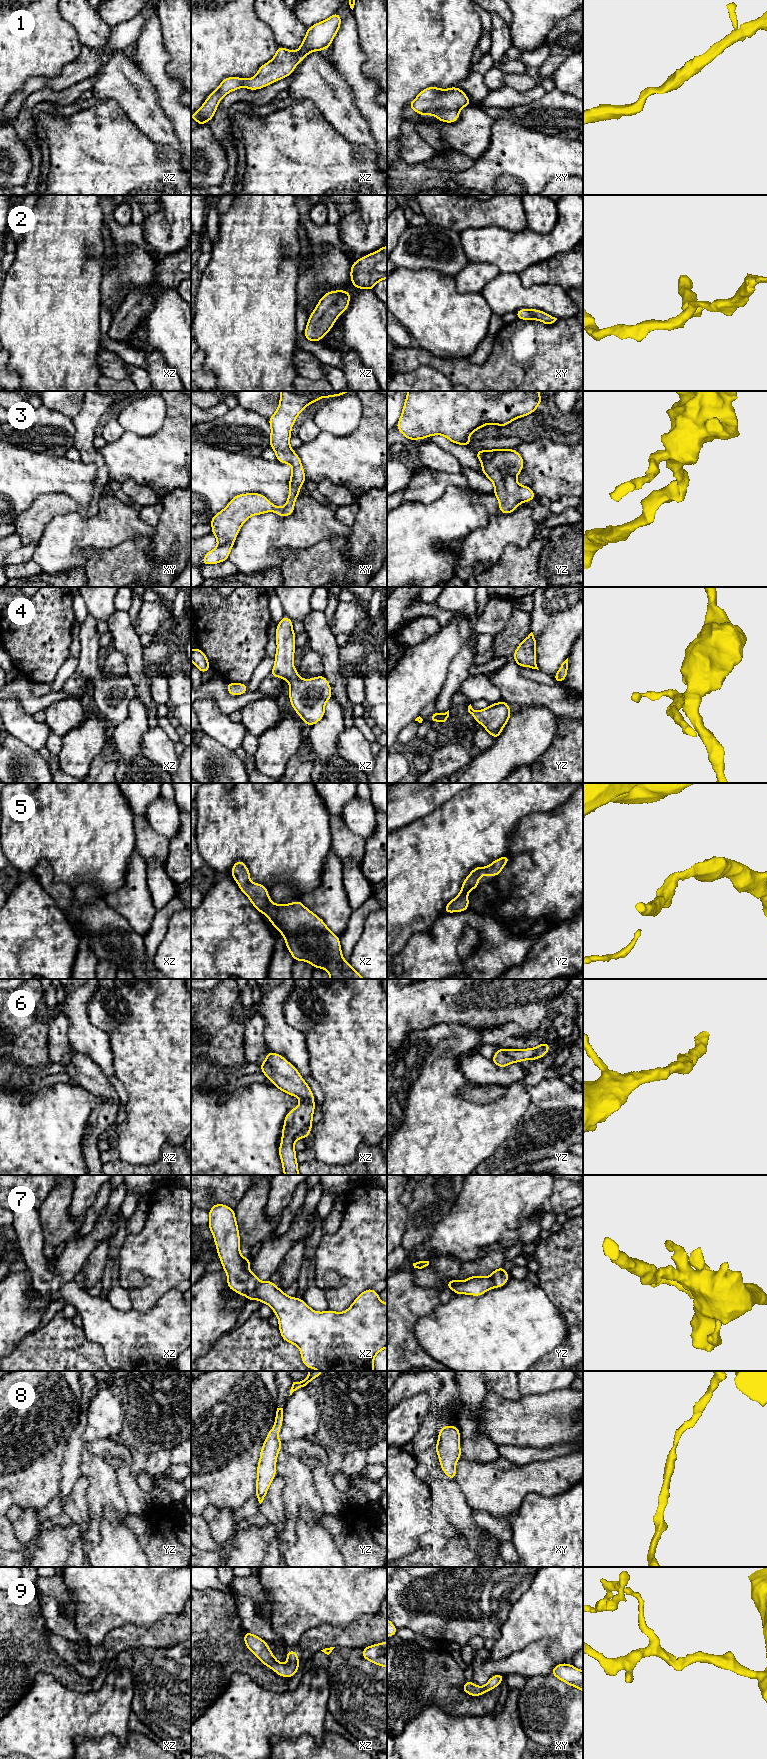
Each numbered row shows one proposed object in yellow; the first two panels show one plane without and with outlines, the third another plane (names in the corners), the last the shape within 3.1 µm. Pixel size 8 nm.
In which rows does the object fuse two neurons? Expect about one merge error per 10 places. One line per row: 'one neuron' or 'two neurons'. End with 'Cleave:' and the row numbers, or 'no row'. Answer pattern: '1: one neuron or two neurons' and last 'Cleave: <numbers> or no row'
1: one neuron
2: one neuron
3: one neuron
4: one neuron
5: one neuron
6: one neuron
7: one neuron
8: one neuron
9: one neuron
Cleave: no row

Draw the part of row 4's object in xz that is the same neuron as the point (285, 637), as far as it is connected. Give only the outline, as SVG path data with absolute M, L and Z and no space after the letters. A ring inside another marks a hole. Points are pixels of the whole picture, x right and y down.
M286 615L277 623L275 633L277 650L270 676L289 682L291 706L306 725L313 726L324 717L325 704L332 697L332 690L324 675L311 679L300 678L293 665L297 635L292 625L293 621Z

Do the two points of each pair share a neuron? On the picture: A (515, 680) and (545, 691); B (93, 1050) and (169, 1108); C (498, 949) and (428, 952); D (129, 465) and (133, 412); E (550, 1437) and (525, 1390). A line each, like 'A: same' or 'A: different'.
A: same
B: different
C: same
D: different
E: different

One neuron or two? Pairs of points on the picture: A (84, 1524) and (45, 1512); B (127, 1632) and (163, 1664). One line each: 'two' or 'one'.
A: two
B: two

